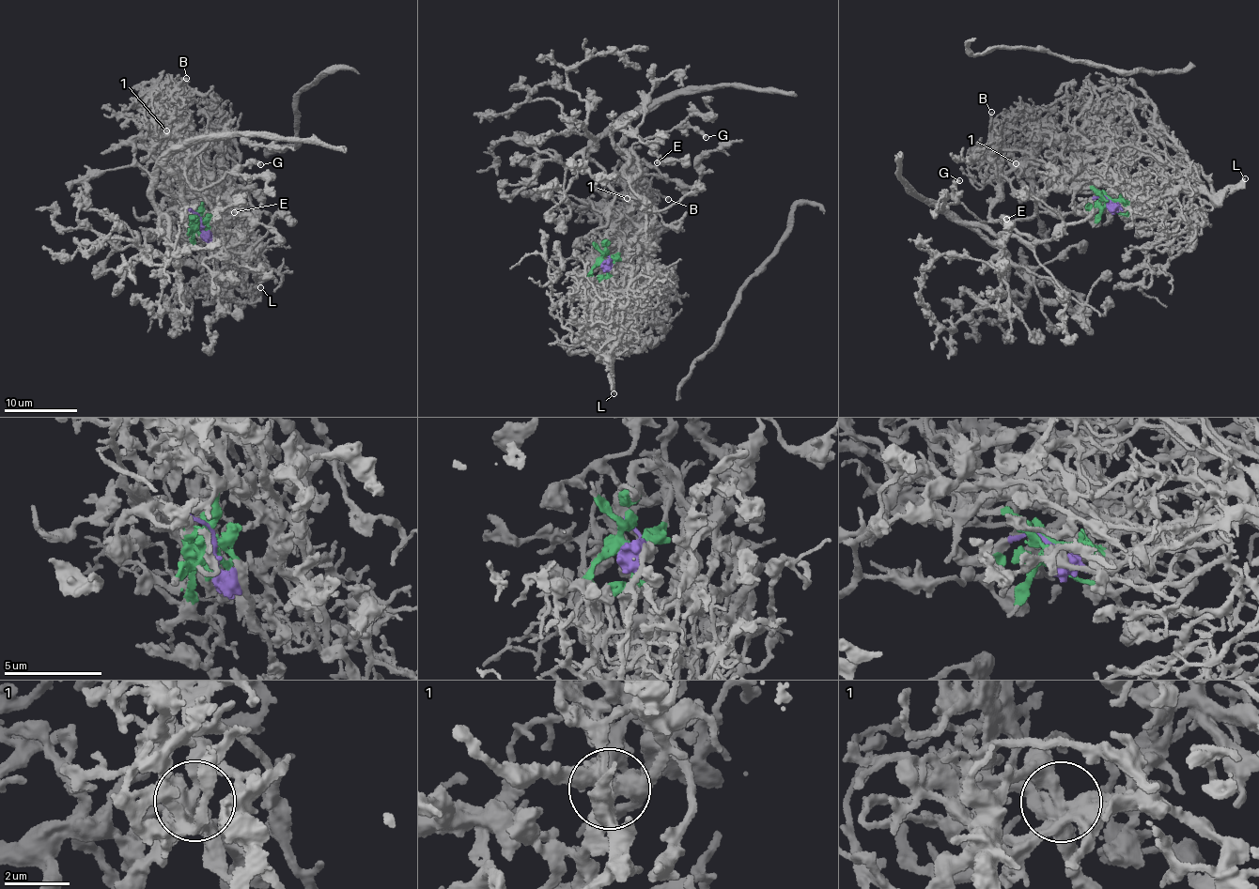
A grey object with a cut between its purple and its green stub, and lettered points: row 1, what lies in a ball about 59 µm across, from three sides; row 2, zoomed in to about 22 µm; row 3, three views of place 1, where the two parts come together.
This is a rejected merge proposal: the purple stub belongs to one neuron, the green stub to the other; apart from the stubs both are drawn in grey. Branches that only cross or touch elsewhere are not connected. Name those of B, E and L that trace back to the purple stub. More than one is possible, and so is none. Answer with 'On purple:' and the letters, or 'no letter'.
On purple: E

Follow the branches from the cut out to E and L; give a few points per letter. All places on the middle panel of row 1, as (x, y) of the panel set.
E: (604, 262), (614, 190), (593, 137), (614, 124), (618, 150), (623, 124), (667, 162), (656, 162)
L: (604, 262), (601, 319), (609, 328), (607, 338), (613, 394)

